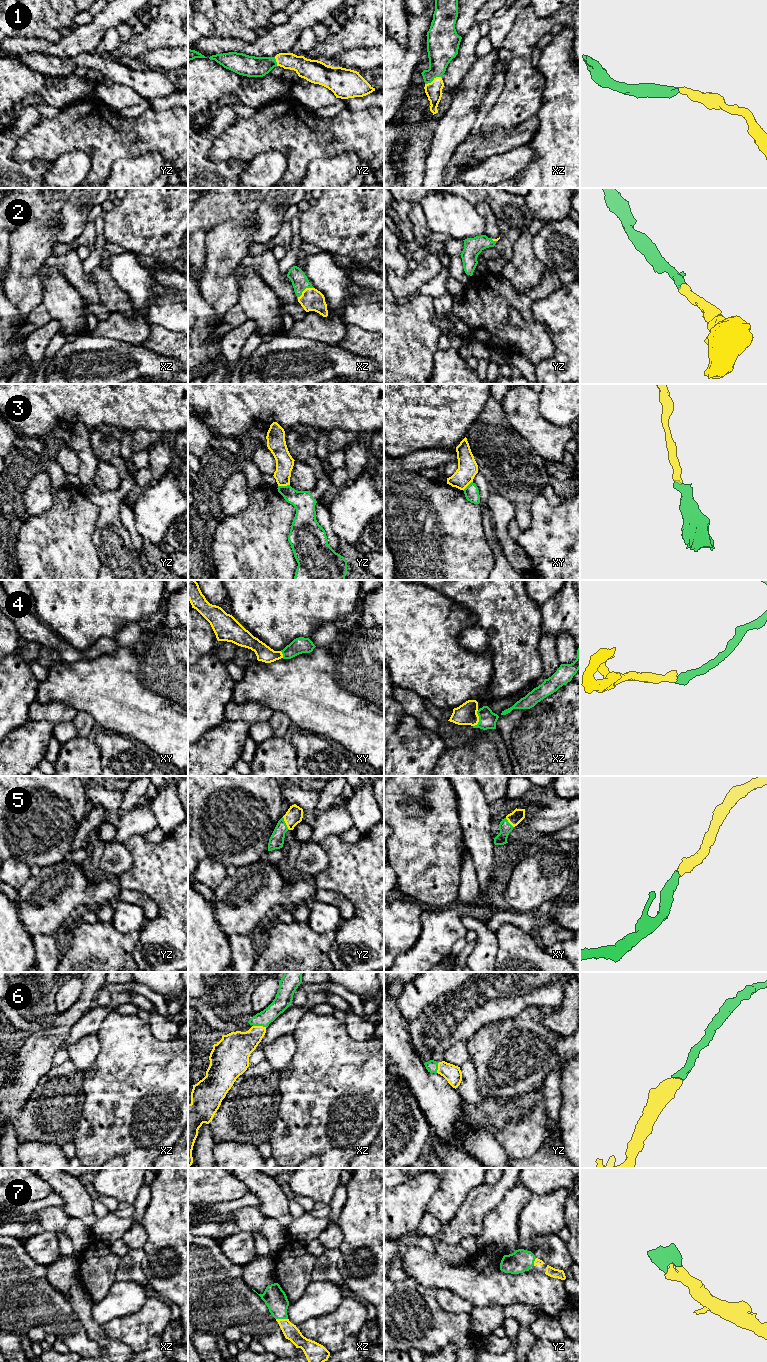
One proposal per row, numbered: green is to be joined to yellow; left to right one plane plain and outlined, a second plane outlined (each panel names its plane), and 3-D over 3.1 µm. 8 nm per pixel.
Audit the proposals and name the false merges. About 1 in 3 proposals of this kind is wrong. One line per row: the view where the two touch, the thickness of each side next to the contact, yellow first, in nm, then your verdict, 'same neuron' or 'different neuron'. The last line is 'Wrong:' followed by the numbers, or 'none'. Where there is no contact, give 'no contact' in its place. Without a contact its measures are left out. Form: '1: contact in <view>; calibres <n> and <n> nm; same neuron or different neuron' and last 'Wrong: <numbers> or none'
1: contact in xz; calibres 140 and 220 nm; same neuron
2: contact in xz; calibres 180 and 140 nm; same neuron
3: contact in yz; calibres 140 and 170 nm; different neuron
4: contact in xz; calibres 180 and 140 nm; same neuron
5: contact in yz; calibres 140 and 120 nm; same neuron
6: contact in xz; calibres 240 and 120 nm; same neuron
7: contact in xz; calibres 120 and 180 nm; same neuron
Wrong: 3

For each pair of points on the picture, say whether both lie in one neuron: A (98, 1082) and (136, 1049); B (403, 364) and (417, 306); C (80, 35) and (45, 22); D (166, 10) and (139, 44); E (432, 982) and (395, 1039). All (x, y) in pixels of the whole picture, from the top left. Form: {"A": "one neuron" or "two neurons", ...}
{"A": "one neuron", "B": "one neuron", "C": "two neurons", "D": "one neuron", "E": "two neurons"}

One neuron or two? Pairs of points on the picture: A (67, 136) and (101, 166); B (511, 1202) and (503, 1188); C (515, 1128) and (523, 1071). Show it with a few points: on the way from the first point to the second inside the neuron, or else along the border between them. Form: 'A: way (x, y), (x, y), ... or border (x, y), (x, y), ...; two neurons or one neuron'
A: way (79, 136), (85, 136), (101, 154); one neuron
B: border (515, 1184), (491, 1211); two neurons
C: border (541, 1085), (510, 1097); two neurons

